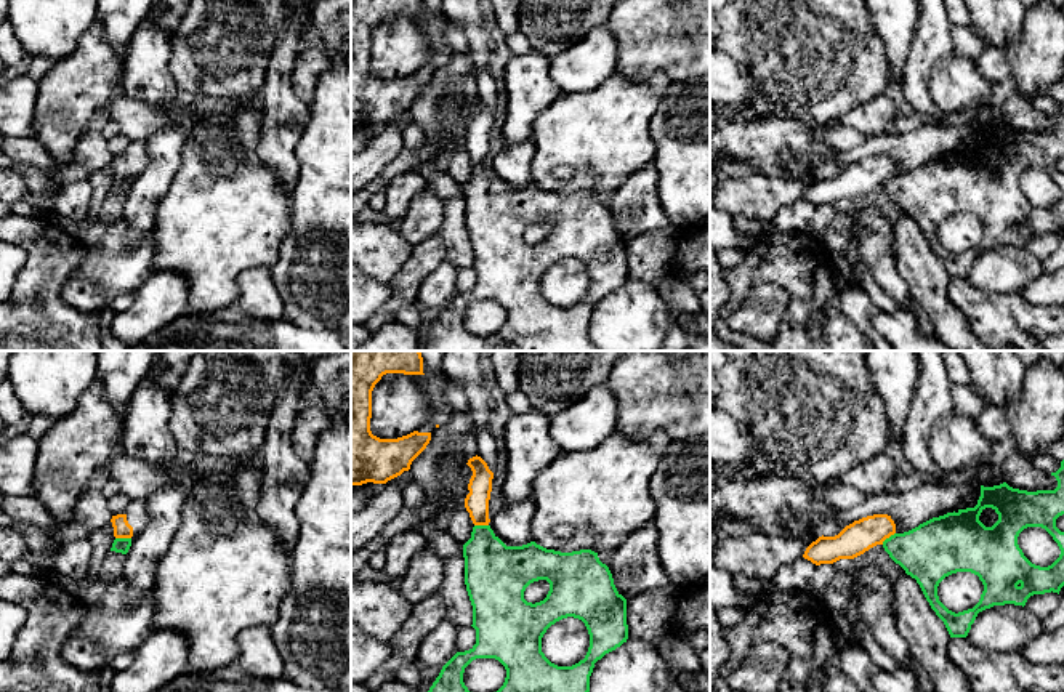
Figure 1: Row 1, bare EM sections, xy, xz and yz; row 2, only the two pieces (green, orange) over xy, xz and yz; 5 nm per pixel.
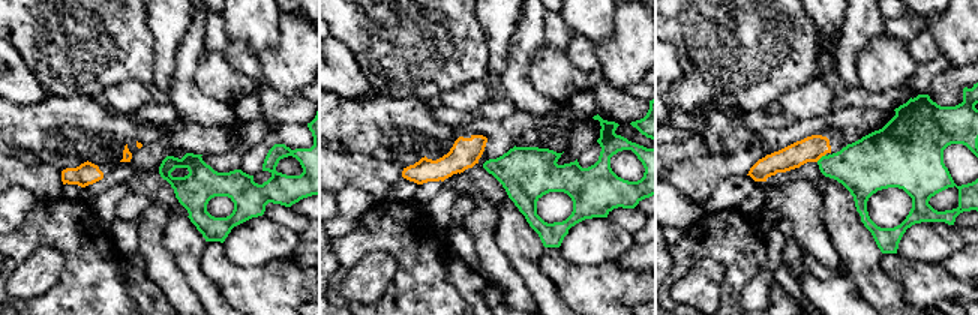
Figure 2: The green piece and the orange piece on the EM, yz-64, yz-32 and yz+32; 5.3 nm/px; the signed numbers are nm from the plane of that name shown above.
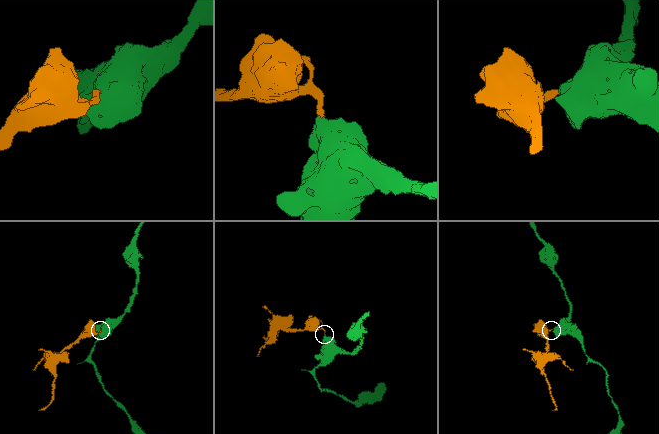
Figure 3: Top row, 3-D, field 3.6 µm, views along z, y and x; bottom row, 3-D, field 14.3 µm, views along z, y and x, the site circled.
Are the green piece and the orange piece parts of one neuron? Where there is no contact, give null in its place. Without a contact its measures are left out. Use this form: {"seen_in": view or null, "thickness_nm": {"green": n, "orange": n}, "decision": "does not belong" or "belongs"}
{"seen_in": "xy", "thickness_nm": {"green": 80, "orange": 90}, "decision": "does not belong"}

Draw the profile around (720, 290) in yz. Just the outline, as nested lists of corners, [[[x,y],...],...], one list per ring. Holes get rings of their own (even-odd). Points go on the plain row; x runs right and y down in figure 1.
[[[710,247],[710,351],[742,351],[740,348],[723,341],[715,332],[715,320],[729,300],[729,295],[731,288],[724,280],[716,250]]]

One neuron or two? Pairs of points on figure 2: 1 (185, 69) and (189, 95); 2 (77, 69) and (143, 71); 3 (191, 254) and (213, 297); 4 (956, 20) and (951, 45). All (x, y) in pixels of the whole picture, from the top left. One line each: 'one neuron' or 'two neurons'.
1: one neuron
2: one neuron
3: one neuron
4: one neuron

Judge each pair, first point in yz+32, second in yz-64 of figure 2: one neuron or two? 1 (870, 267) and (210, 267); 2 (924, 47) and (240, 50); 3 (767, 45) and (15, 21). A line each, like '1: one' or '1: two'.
1: two
2: one
3: one

